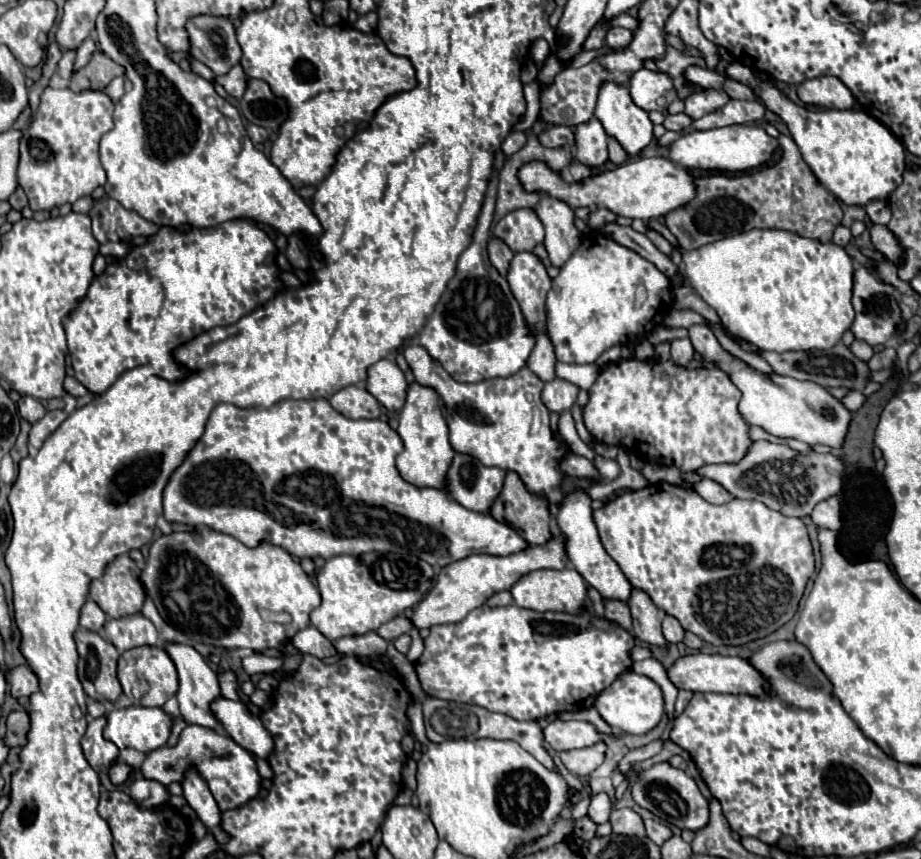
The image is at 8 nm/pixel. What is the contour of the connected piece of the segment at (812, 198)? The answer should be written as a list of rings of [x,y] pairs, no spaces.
[[[779,134],[777,140],[785,146],[785,154],[773,166],[741,176],[711,174],[693,180],[697,188],[695,198],[689,200],[689,204],[665,214],[665,224],[683,250],[695,250],[753,228],[789,230],[797,232],[797,236],[813,238],[823,244],[831,242],[833,230],[843,220],[839,200],[815,178],[811,168],[803,162],[791,136]]]

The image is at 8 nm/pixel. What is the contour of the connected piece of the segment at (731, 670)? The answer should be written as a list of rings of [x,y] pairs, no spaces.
[[[687,654],[675,660],[667,668],[669,680],[679,690],[691,690],[691,692],[721,692],[721,694],[751,694],[751,696],[763,696],[765,688],[769,686],[761,674],[743,658],[731,658],[731,656],[719,656],[719,654]]]

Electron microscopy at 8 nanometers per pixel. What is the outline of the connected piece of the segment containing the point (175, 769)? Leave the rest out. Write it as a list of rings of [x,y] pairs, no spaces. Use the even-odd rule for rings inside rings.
[[[187,726],[181,732],[181,742],[177,742],[175,746],[161,746],[151,754],[147,754],[139,772],[147,780],[155,780],[163,786],[169,786],[173,782],[181,784],[185,772],[191,768],[195,768],[199,776],[207,782],[221,810],[231,810],[241,804],[247,804],[259,792],[261,776],[257,772],[253,756],[225,732],[217,732],[205,726]]]

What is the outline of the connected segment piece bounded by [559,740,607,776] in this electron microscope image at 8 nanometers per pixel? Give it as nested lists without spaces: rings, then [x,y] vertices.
[[[597,742],[589,748],[579,748],[579,750],[567,750],[561,752],[561,762],[565,764],[565,768],[575,774],[575,776],[589,776],[597,766],[601,766],[603,756],[605,756],[605,742]]]

